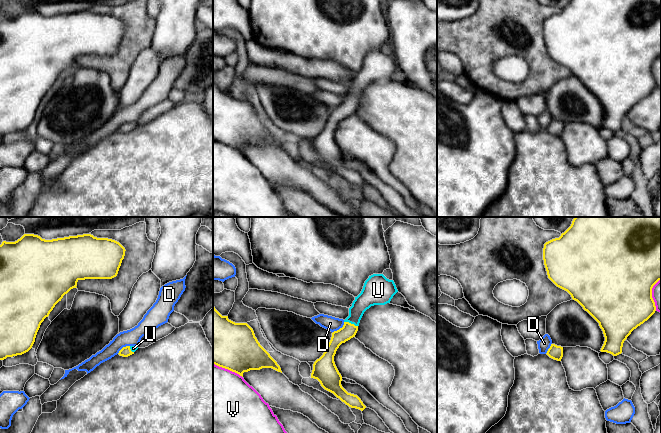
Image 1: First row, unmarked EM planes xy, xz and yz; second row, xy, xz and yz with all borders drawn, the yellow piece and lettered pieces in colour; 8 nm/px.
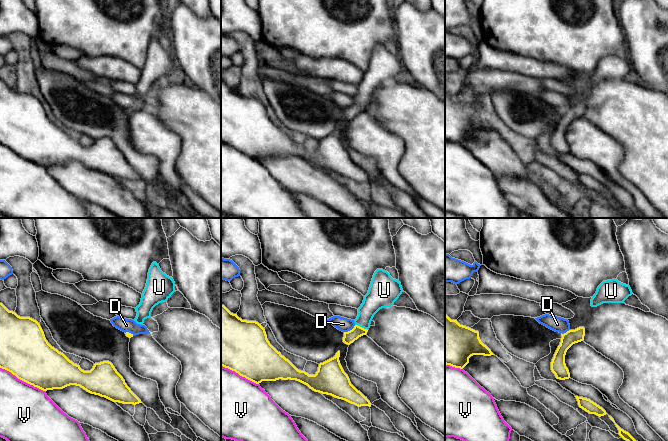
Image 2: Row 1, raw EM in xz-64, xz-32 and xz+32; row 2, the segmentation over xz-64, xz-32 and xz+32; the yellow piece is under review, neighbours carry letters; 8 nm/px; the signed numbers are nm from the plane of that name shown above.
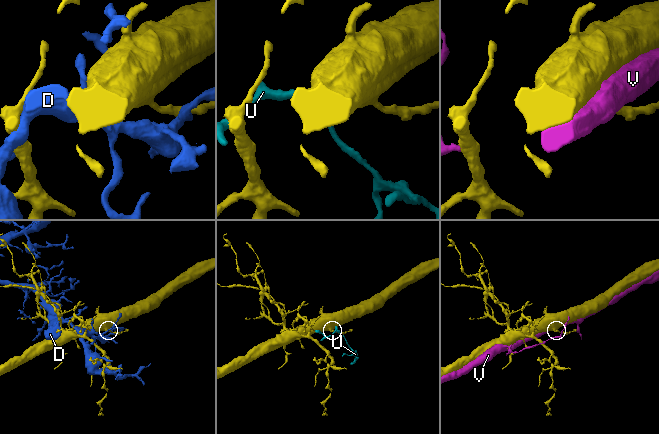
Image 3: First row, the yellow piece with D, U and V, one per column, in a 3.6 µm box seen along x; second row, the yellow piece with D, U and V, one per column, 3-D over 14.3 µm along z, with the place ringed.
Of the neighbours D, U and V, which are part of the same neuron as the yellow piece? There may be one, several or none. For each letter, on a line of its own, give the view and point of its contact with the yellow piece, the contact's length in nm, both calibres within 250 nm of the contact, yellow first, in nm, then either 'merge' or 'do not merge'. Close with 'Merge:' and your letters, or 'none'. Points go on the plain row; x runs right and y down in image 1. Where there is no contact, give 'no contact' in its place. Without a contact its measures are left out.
D: meets yellow in xz at (340, 104); contact 130 nm long; 120 nm thick on the yellow side, 120 nm on the other; do not merge
U: meets yellow in xz at (350, 99); contact 120 nm long; 120 nm thick on the yellow side, 140 nm on the other; merge
V: meets yellow in yz at (651, 71); contact 260 nm long; 500 nm thick on the yellow side, 140 nm on the other; do not merge
Merge: U

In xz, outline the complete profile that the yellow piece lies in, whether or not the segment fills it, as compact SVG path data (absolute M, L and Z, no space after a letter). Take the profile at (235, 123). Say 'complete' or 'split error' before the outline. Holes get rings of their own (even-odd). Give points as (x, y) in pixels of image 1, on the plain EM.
complete | M213 82L213 140L235 148L243 153L244 148L272 144L281 148L280 142L260 121L253 105L247 99L235 99L222 92Z

